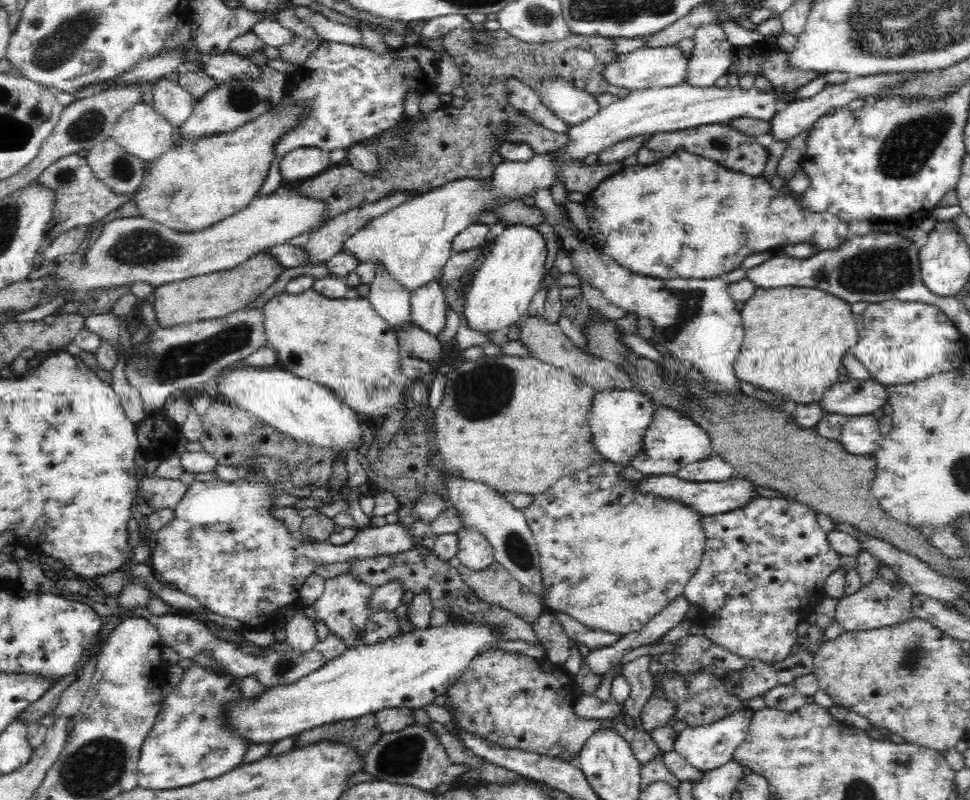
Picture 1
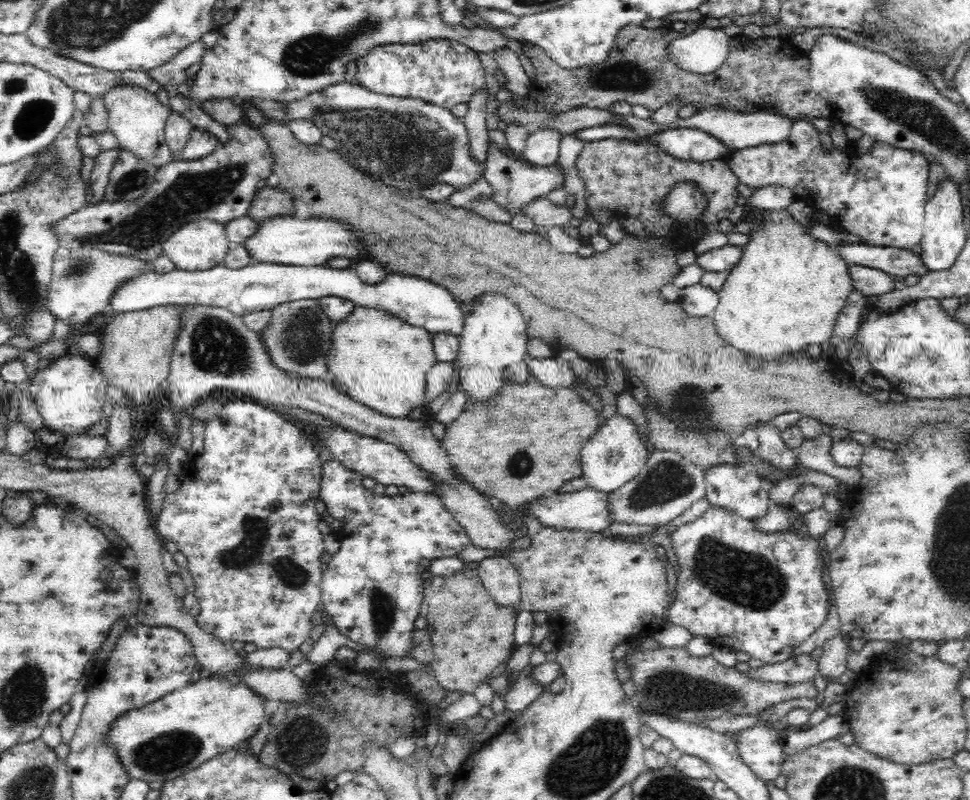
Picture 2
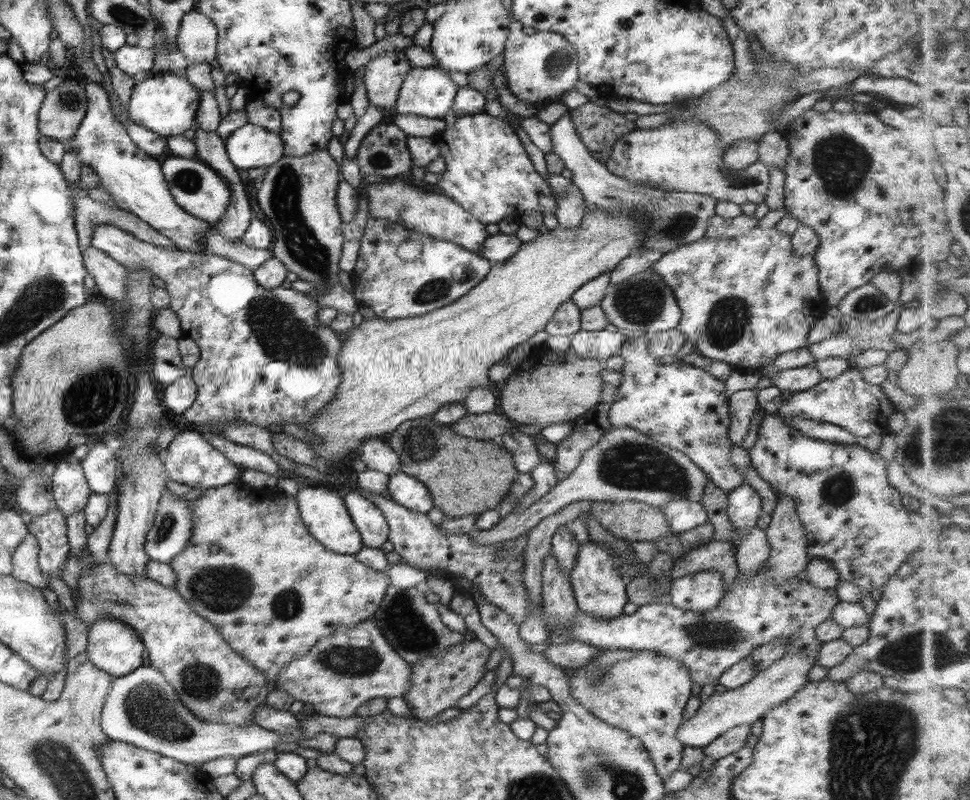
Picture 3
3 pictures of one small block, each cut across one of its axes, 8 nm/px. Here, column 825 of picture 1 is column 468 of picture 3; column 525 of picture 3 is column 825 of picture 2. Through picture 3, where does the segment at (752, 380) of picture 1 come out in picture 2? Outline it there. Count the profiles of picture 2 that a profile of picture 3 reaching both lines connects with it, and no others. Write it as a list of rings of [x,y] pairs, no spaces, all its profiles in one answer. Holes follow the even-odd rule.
[[[760,209],[752,216],[748,239],[740,247],[738,264],[728,271],[725,283],[719,288],[719,303],[714,312],[714,326],[718,334],[736,349],[754,357],[774,360],[791,352],[804,350],[812,344],[820,346],[833,334],[833,326],[853,287],[850,266],[811,232],[794,220],[786,209]]]

